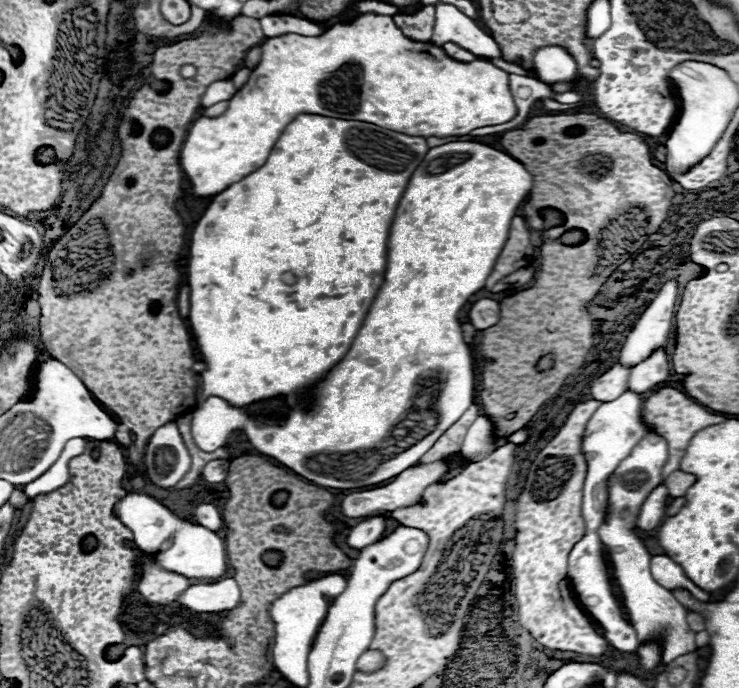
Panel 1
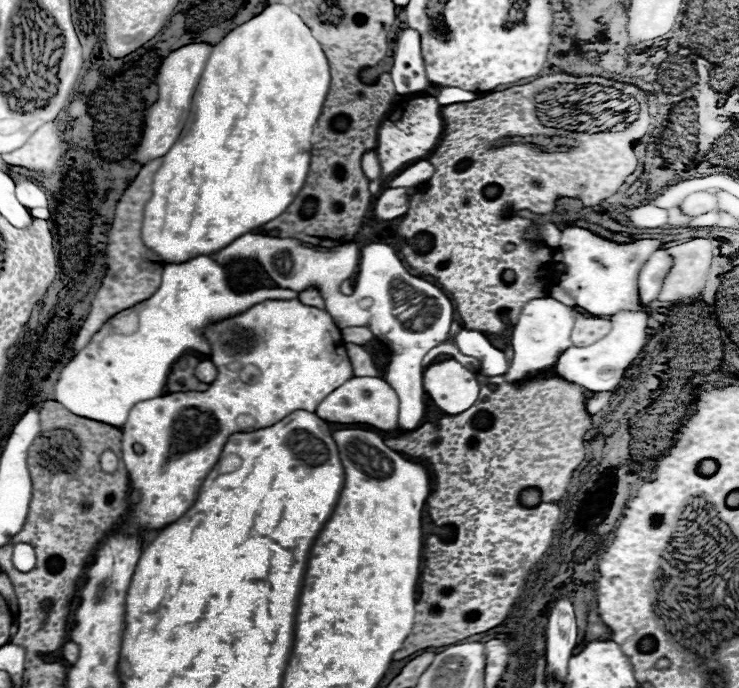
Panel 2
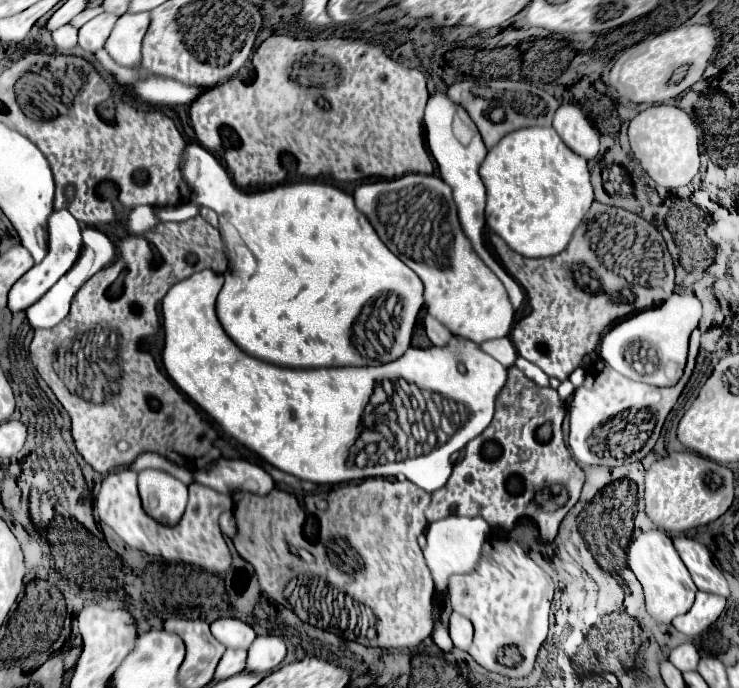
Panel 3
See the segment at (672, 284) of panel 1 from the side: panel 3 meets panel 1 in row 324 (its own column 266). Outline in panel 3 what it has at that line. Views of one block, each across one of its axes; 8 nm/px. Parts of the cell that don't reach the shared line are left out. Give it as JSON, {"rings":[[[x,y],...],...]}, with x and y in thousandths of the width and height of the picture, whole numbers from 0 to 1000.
{"rings":[[[349,924],[336,942],[336,977],[365,977],[387,953],[387,930],[382,924]]]}

